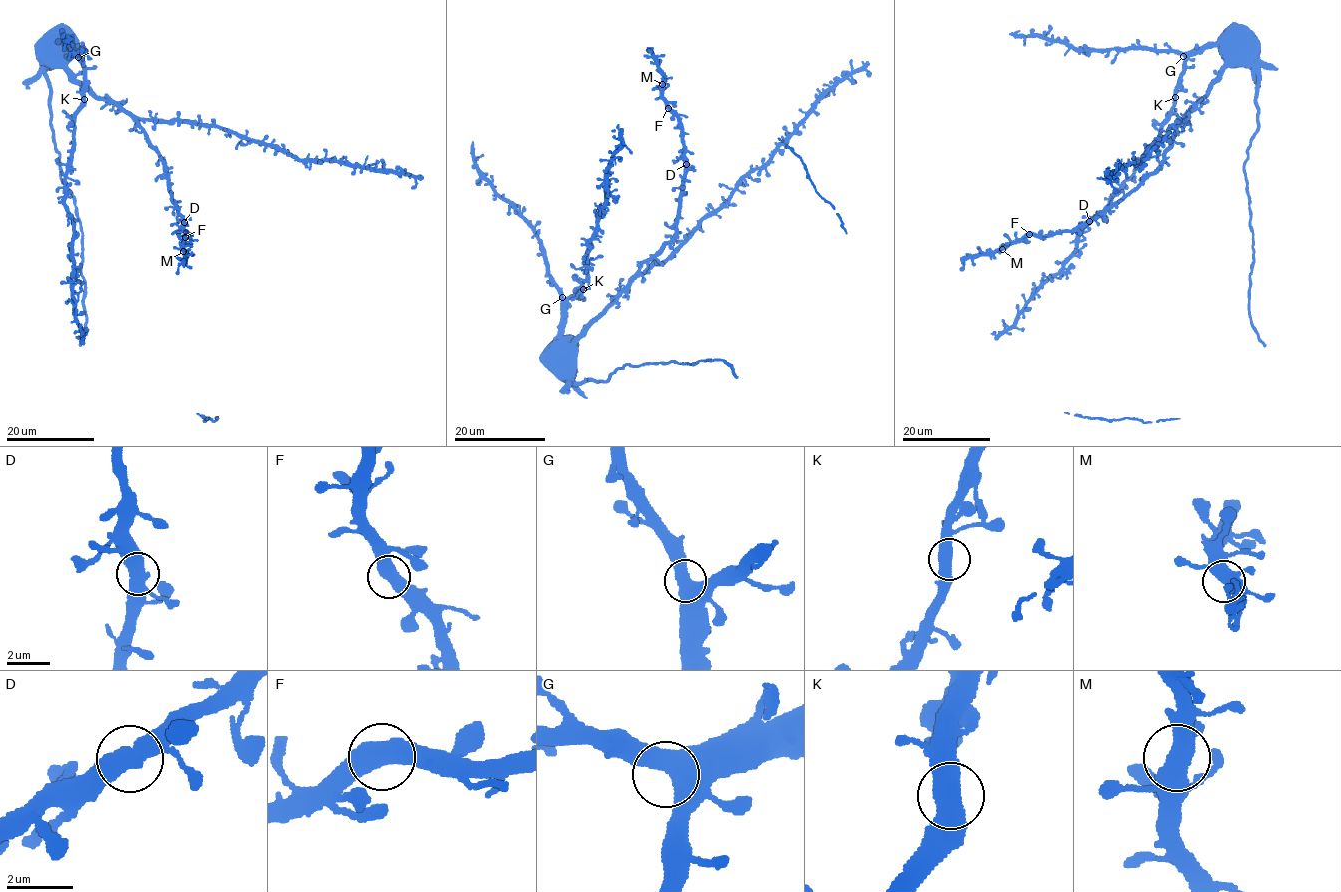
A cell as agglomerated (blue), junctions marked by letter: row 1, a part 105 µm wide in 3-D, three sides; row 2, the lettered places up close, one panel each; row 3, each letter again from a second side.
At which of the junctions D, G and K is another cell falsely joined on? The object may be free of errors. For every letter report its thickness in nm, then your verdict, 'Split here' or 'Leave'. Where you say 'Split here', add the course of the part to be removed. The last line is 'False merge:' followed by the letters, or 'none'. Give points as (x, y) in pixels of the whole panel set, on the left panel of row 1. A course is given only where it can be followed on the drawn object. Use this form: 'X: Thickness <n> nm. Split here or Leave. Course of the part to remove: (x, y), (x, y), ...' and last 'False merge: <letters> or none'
D: Thickness 550 nm. Leave
G: Thickness 650 nm. Leave
K: Thickness 550 nm. Leave
False merge: none

